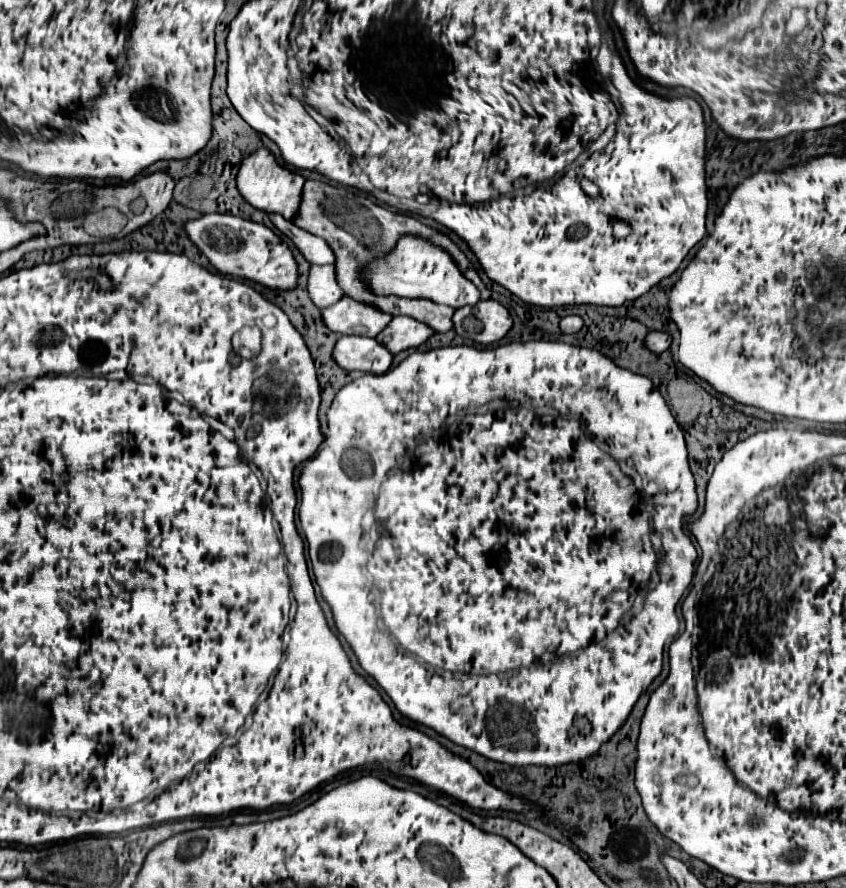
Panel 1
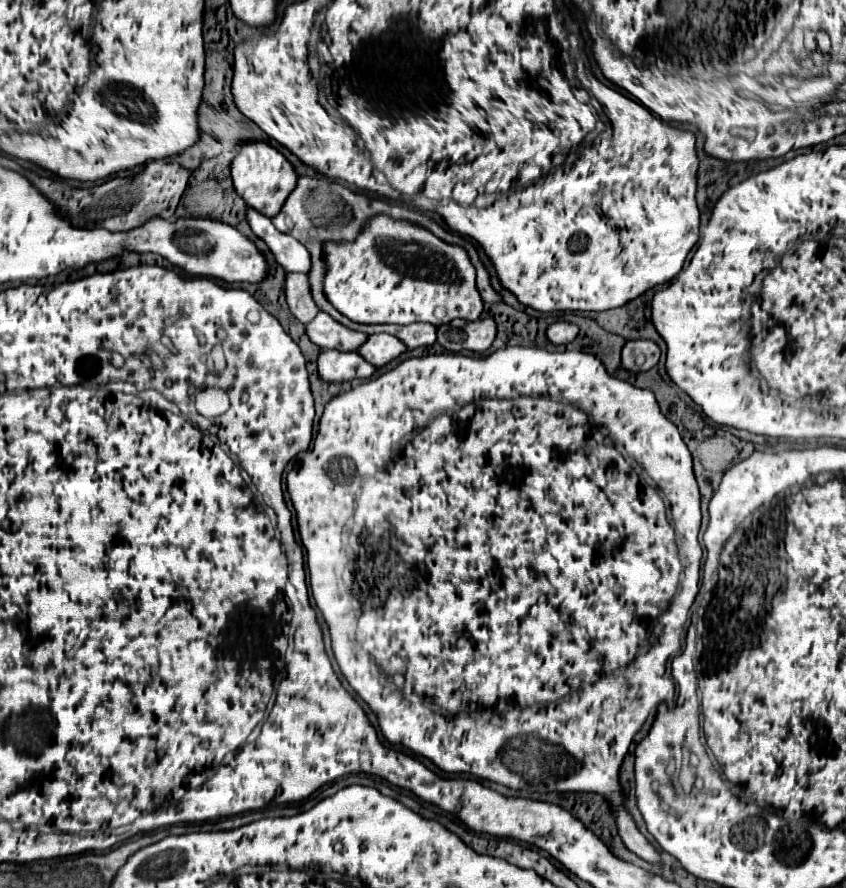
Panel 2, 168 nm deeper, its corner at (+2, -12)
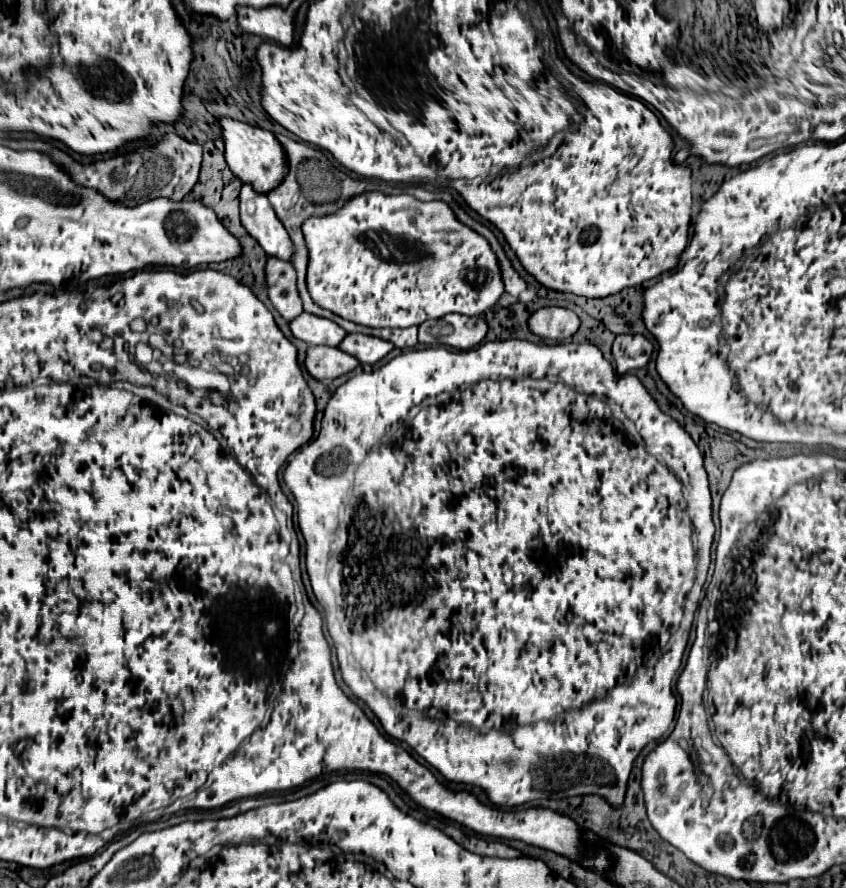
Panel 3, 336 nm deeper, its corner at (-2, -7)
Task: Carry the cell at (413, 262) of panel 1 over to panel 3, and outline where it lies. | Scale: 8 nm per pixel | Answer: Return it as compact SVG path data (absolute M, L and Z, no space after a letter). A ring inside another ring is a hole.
M362 193L352 197L352 201L348 201L344 205L344 209L336 211L334 215L326 215L326 217L312 217L308 221L304 221L302 225L304 237L308 241L308 249L310 249L310 263L308 263L308 291L312 295L312 299L324 307L330 309L332 313L360 323L360 325L368 325L368 327L410 327L410 325L420 325L428 319L438 319L444 317L448 313L462 313L462 315L482 315L486 309L490 309L500 295L504 293L502 285L500 285L500 271L498 271L498 261L488 245L488 241L484 237L480 237L476 231L468 229L466 225L460 225L456 221L456 217L452 217L452 211L448 205L444 205L442 201L430 201L430 203L422 203L416 201L410 195L384 195L384 193Z

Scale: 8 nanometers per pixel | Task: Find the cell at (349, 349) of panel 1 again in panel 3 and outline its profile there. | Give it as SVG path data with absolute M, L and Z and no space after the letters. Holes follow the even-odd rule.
M308 347L306 369L312 377L320 381L332 381L340 375L354 371L360 361L342 349L328 349L328 347Z

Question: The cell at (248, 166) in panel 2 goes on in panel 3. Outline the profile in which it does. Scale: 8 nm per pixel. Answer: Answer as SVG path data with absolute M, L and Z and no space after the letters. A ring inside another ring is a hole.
M224 119L220 121L222 125L222 135L224 135L224 155L226 155L226 163L230 167L230 171L246 185L252 185L252 189L256 193L270 193L272 189L276 189L284 177L288 175L288 157L286 151L282 147L282 143L276 139L274 133L264 131L260 127L252 127L252 125L244 125L232 119Z

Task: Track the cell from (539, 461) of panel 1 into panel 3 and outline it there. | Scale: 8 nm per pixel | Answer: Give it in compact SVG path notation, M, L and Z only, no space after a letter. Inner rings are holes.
M508 339L508 341L488 341L488 343L482 343L480 347L468 349L468 351L454 351L454 349L446 349L446 347L430 347L418 349L418 351L408 351L408 353L402 353L402 355L394 357L390 363L386 363L384 367L380 367L376 371L360 373L360 375L348 379L344 385L340 385L334 391L334 395L330 397L330 401L326 405L318 437L314 441L306 443L304 447L300 447L290 457L288 465L284 469L284 481L290 487L296 503L298 503L298 523L300 523L300 531L302 531L304 541L306 541L306 567L308 567L308 575L310 575L314 595L316 595L316 599L320 601L320 605L324 607L324 613L326 613L328 631L330 631L334 647L336 647L342 679L352 689L352 693L358 695L372 709L372 713L380 719L384 731L390 737L408 743L420 757L424 757L432 767L436 767L448 781L474 785L474 787L484 789L488 793L488 799L494 805L500 805L500 807L504 807L504 805L514 807L514 805L522 805L522 803L536 801L536 799L560 799L560 797L586 795L586 793L600 795L614 809L620 809L620 805L624 805L626 789L628 789L628 777L630 777L634 759L638 757L638 753L642 751L642 747L648 741L660 741L662 735L666 733L666 729L670 727L672 719L674 719L676 695L672 693L672 683L674 683L676 673L680 669L682 653L684 653L687 645L686 639L688 639L688 631L690 631L690 625L692 625L692 617L694 617L694 611L696 611L698 601L702 597L700 589L707 580L711 563L711 546L715 534L715 526L712 525L712 517L710 517L712 498L709 482L706 479L706 471L704 471L702 453L696 447L696 443L692 441L692 437L670 415L660 411L658 403L652 399L652 395L646 391L646 387L638 381L636 375L632 375L632 373L620 375L610 365L610 361L606 361L602 357L602 351L596 345L590 345L590 343L562 342L553 345L536 345L536 343L530 343L530 341L524 339ZM428 397L440 397L440 399L436 401L436 405L422 411L424 413L422 419L412 421L412 425L414 425L412 427L412 437L408 437L408 421L404 421L404 425L398 425L396 429L392 429L392 433L388 433L394 423L406 419L410 409L418 407ZM610 403L618 403L622 407L622 413L626 415L626 419L630 419L636 425L636 431L642 437L642 441L634 441L626 433L626 427L622 425L622 421L612 417ZM386 433L388 433L388 441L384 443ZM382 445L384 445L384 449L380 449ZM372 449L378 449L378 451L372 451ZM356 465L360 465L360 467L356 469ZM352 473L356 473L354 483L352 483ZM688 489L692 489L692 493L688 493ZM378 541L382 541L382 543L378 543ZM694 549L696 561L694 561ZM694 579L696 579L696 585L694 585ZM686 595L688 595L688 601L684 601ZM682 617L684 617L684 621L682 621ZM678 629L680 629L680 633L684 633L684 636L682 639L681 636L680 638L678 636L676 641L674 633ZM568 753L570 753L570 763L562 763L562 755L568 755Z

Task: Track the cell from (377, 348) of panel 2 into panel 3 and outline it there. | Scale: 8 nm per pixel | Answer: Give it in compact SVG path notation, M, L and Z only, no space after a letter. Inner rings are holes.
M348 335L346 341L338 345L338 349L358 357L362 363L372 365L382 357L386 357L394 349L394 345L390 341L384 341L372 335Z

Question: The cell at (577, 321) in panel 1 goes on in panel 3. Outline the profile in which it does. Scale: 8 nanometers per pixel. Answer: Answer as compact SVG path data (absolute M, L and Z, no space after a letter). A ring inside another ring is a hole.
M544 307L530 317L528 325L530 325L530 331L540 337L562 341L572 337L578 331L580 319L574 311L568 311L562 307Z

